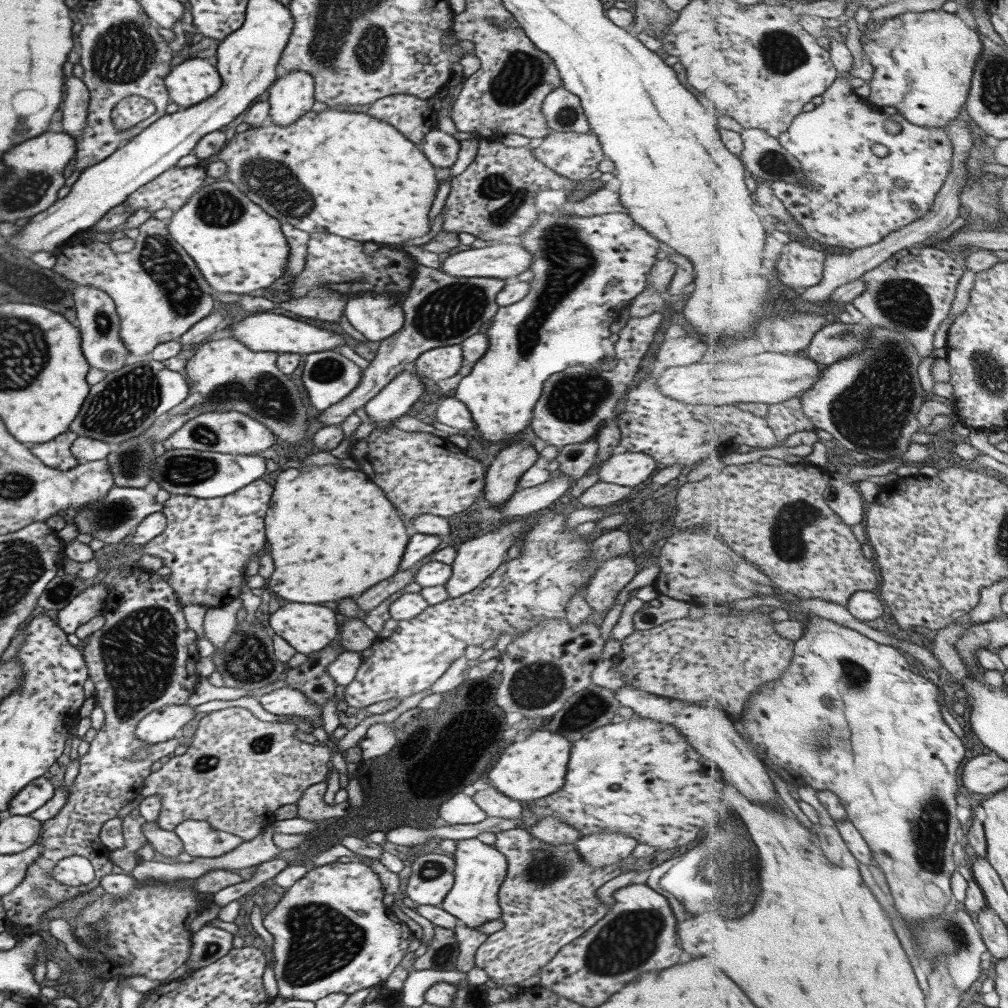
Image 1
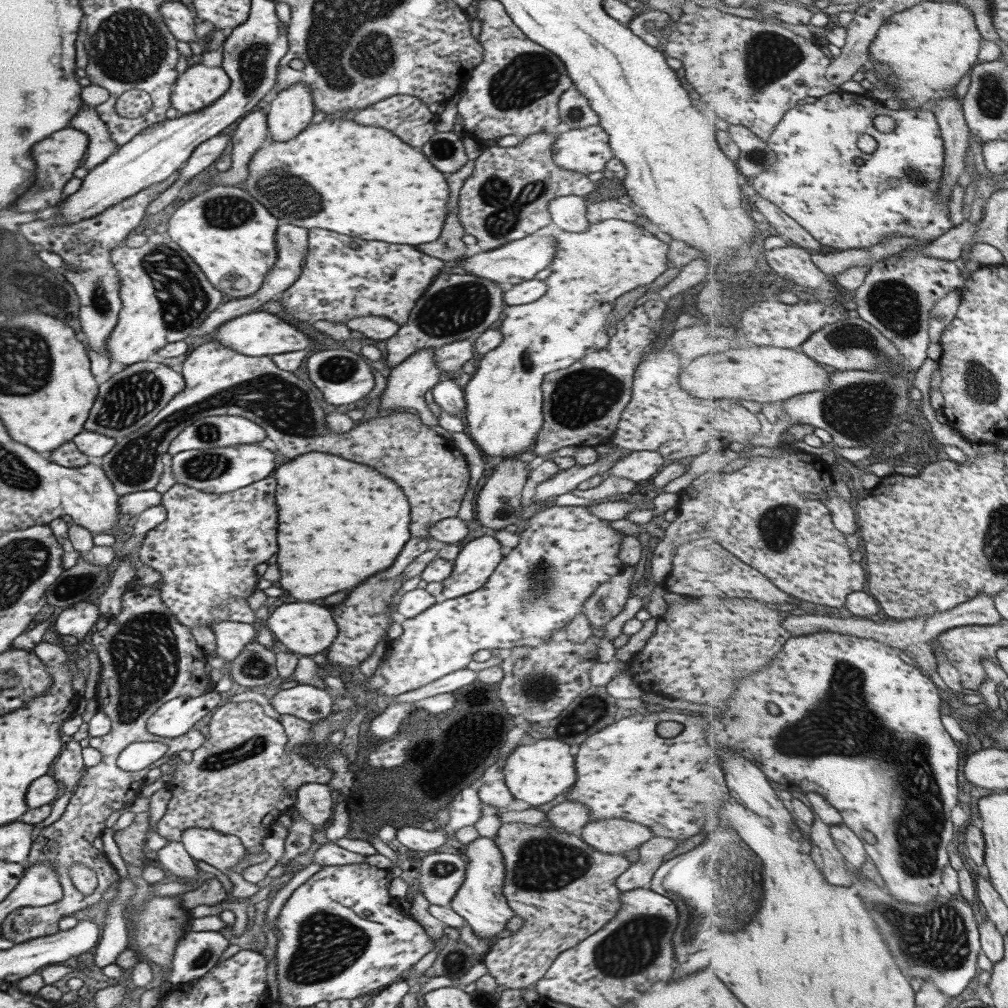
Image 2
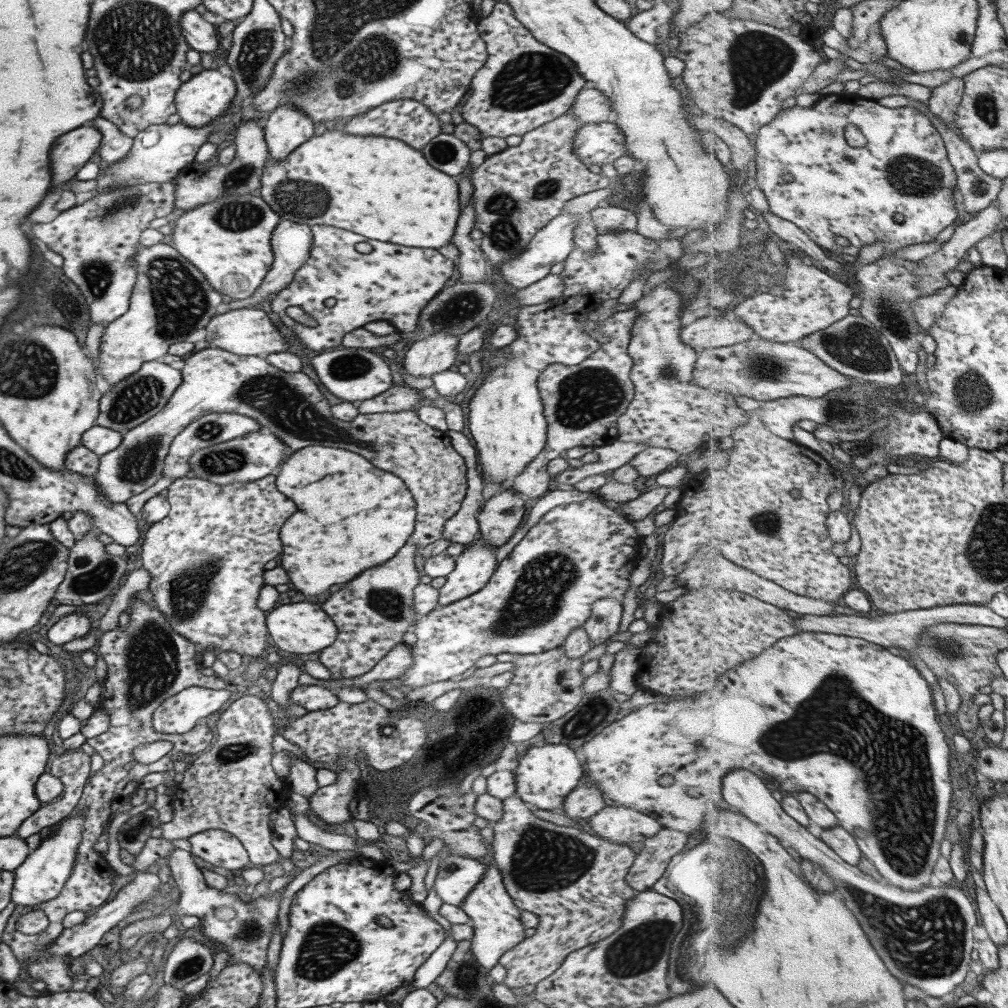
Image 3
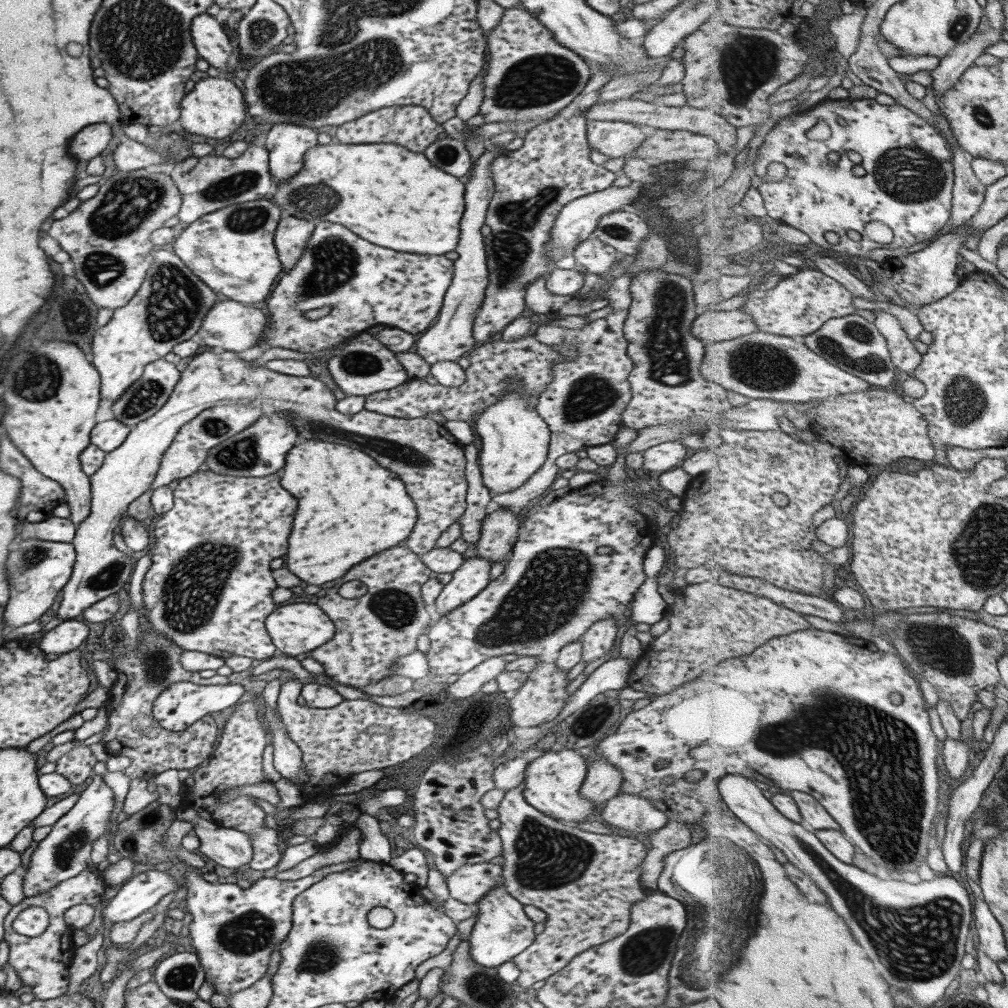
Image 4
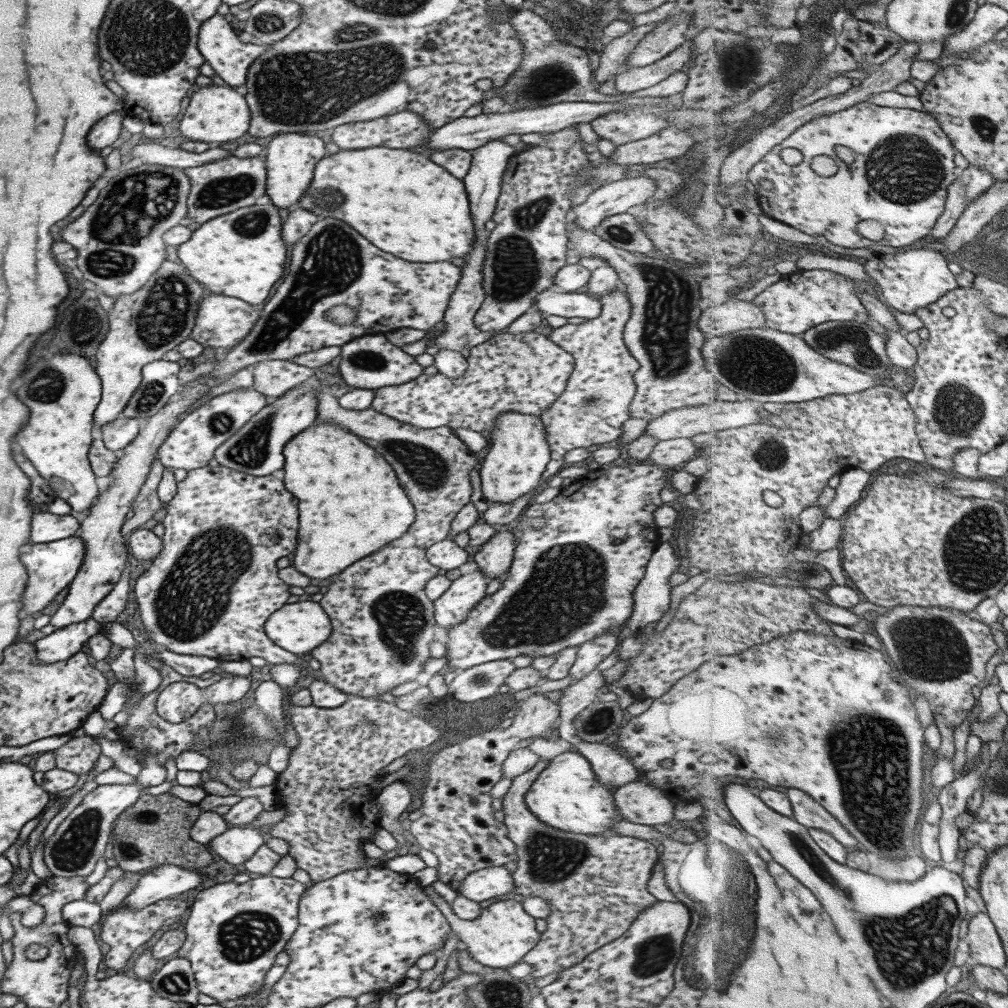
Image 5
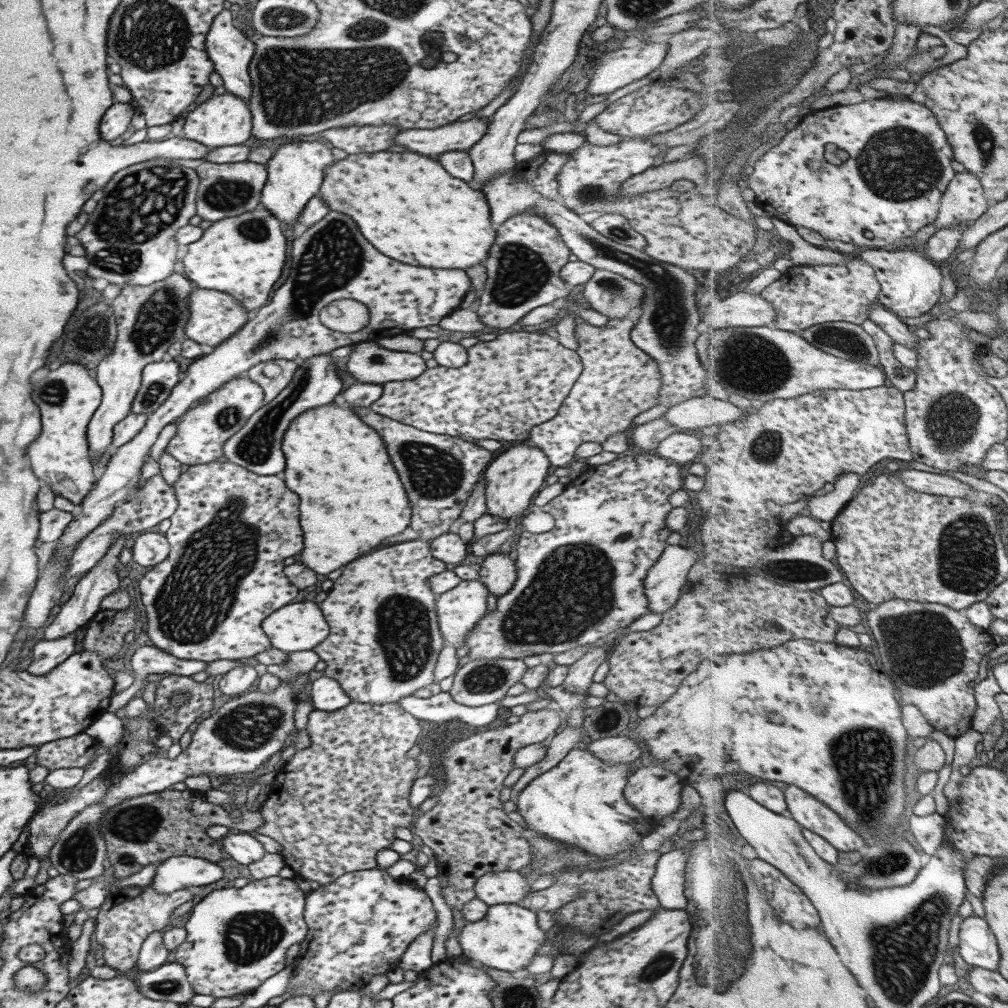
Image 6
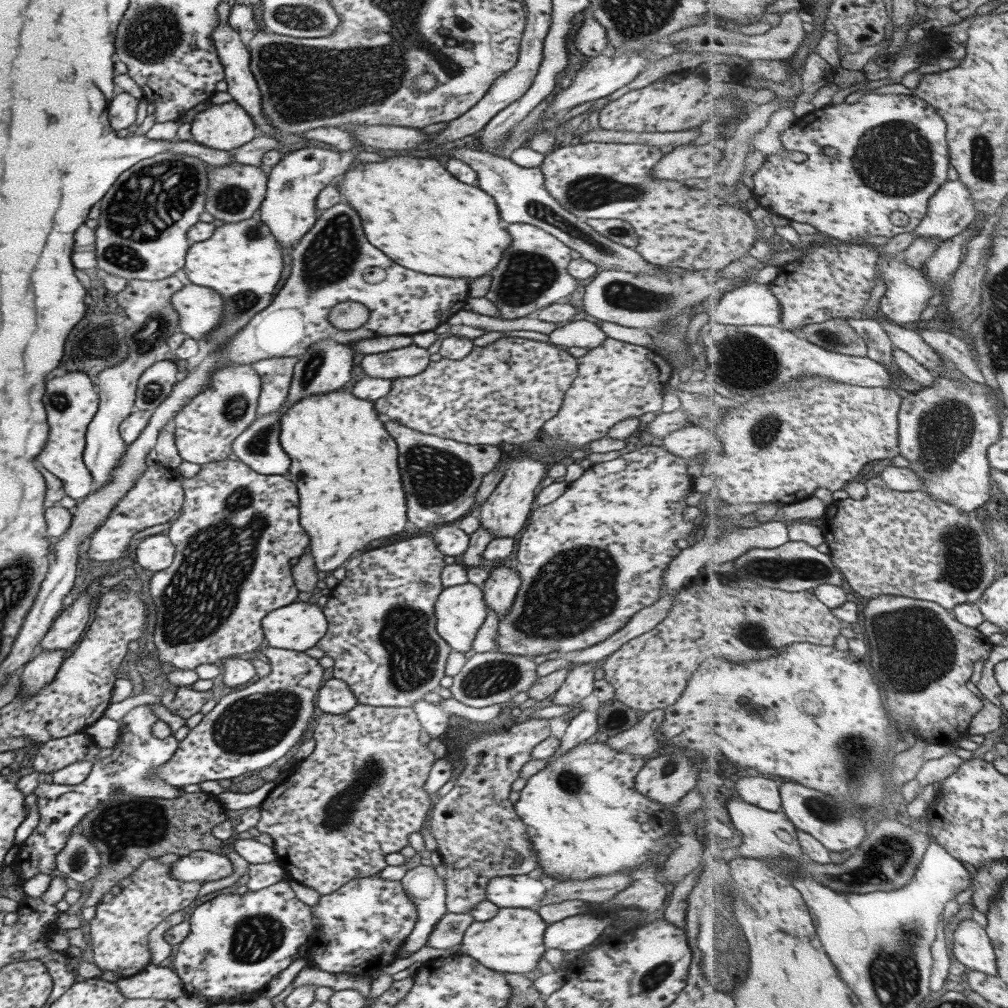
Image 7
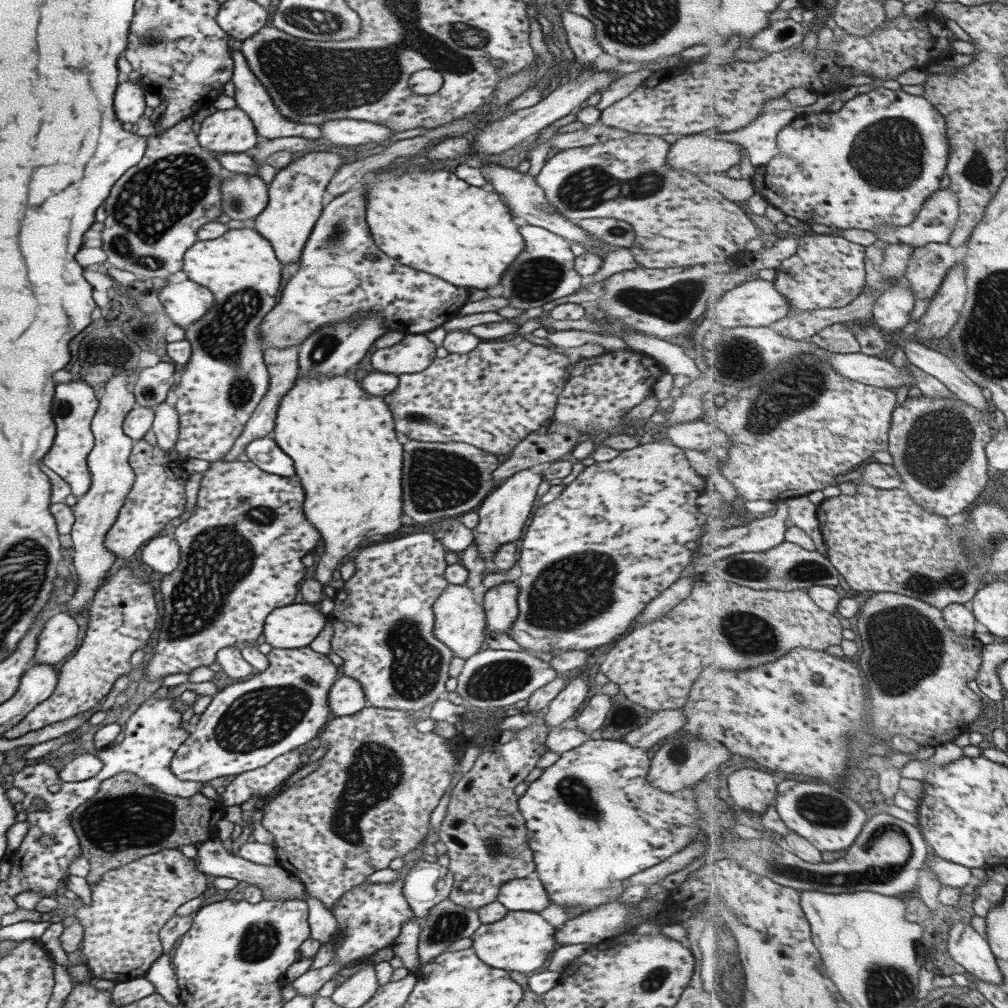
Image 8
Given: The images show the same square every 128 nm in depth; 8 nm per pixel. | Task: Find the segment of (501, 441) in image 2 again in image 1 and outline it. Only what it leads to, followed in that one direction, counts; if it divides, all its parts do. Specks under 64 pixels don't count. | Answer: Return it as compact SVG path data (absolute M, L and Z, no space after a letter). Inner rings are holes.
M538 211L535 224L519 234L518 241L533 258L528 269L533 273L533 279L527 282L529 290L519 302L497 308L483 331L487 335L487 350L472 364L453 393L469 411L474 430L491 444L511 442L530 425L531 411L547 377L573 365L590 366L603 358L601 340L610 335L609 325L624 304L646 287L660 243L621 212L559 216Z

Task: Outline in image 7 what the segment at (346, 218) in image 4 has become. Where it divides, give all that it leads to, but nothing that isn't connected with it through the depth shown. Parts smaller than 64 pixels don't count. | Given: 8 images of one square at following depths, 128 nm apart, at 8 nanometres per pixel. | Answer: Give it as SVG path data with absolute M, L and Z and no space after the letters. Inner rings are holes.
M409 154L389 157L384 162L356 162L342 176L338 186L342 202L357 210L365 226L365 238L387 258L402 268L427 275L447 278L479 278L490 275L497 267L511 237L499 226L499 211L493 198L477 186L461 184L438 162L414 158Z

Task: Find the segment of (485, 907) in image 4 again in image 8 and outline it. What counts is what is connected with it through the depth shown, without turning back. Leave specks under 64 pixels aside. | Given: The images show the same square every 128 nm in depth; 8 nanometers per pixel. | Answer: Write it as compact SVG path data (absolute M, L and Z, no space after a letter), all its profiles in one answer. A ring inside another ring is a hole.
M507 911L507 914L491 924L480 923L469 936L471 950L487 966L494 970L509 972L531 972L537 970L543 961L558 946L553 939L555 928L536 912Z

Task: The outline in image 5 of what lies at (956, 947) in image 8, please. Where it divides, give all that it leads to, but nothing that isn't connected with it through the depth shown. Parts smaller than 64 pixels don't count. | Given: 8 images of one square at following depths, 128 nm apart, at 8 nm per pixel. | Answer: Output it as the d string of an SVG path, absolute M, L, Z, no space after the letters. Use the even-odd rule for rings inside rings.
M975 911L971 926L966 931L966 940L970 948L969 959L973 964L993 966L999 970L1007 964L1003 942L997 932L989 914Z

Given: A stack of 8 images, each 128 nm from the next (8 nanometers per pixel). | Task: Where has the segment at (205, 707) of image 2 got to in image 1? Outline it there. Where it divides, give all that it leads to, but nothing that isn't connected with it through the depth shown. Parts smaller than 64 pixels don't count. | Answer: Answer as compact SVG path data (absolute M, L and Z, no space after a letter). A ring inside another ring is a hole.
M171 703L157 708L137 722L133 733L149 745L165 742L178 736L185 723L195 716L193 707Z

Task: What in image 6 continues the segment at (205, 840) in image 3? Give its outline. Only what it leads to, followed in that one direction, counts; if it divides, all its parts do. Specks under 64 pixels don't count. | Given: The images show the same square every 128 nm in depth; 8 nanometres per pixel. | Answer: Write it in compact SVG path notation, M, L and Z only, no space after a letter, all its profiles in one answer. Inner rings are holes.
M249 832L225 835L221 844L223 854L239 864L250 865L266 853L263 846L253 837L253 833Z

